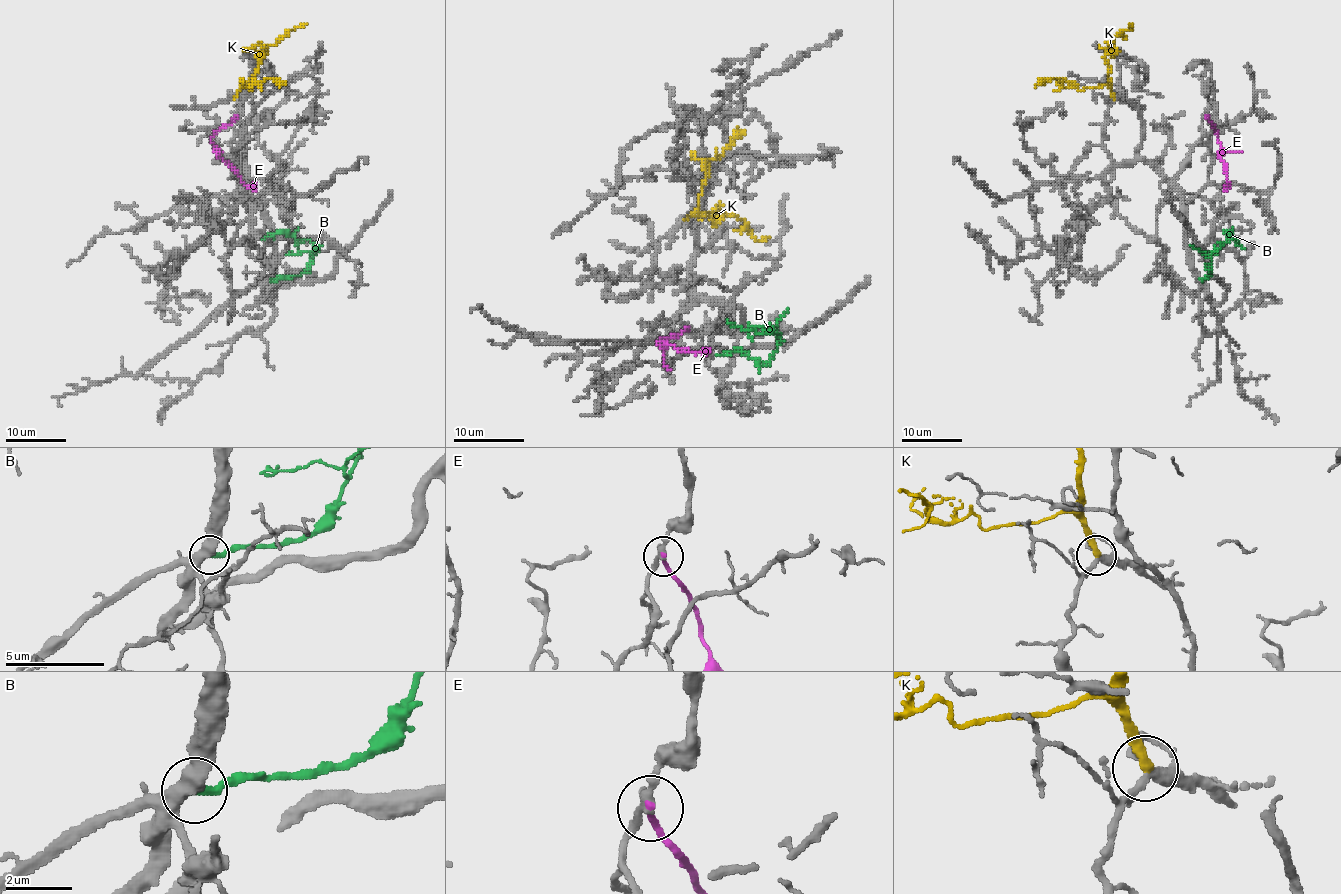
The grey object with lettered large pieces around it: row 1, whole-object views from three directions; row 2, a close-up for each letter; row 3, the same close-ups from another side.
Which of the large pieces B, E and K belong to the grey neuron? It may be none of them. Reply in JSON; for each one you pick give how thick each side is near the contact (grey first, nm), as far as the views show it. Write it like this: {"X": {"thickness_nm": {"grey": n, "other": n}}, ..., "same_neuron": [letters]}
{"B": {"thickness_nm": {"grey": 480, "other": 260}}, "same_neuron": ["B"]}

